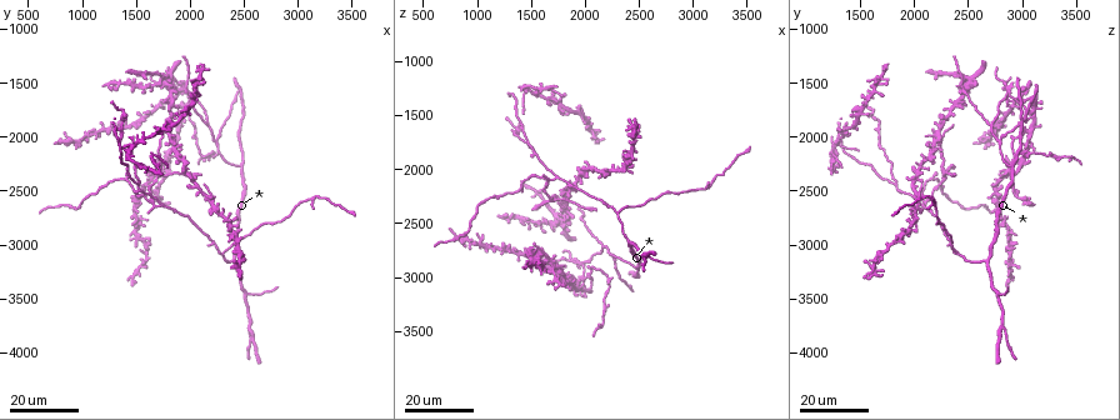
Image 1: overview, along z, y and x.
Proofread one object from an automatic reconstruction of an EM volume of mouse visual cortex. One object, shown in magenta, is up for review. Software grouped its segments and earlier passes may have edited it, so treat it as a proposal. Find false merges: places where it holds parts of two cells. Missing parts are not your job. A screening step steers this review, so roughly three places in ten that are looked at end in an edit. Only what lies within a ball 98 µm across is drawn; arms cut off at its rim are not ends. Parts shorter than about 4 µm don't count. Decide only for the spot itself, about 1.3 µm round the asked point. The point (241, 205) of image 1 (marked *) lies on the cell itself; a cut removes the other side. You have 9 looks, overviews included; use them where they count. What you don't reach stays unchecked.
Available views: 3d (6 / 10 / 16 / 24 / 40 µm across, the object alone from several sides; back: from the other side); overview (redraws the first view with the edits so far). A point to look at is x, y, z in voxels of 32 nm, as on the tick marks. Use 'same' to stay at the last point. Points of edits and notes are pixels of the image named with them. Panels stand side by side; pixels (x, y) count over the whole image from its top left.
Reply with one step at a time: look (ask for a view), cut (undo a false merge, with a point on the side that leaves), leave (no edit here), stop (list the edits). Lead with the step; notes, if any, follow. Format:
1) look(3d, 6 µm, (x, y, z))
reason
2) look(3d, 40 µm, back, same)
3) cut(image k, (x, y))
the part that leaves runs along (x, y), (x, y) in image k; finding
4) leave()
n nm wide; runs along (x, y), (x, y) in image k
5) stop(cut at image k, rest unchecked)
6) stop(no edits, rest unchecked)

look(3d, 24 µm, (2160, 1880, 2700))
a fork

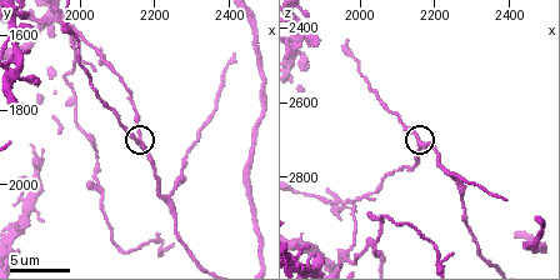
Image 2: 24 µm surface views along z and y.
look(3d, 10 µm, (2160, 1880, 2710))

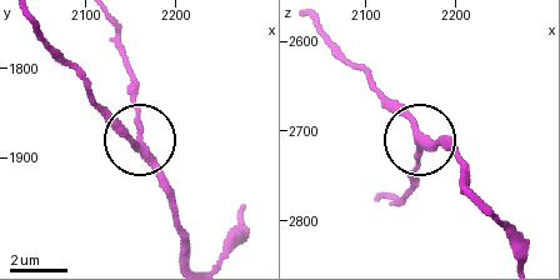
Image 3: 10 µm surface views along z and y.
leave()
3 arms; runs along (190, 256), (159, 163), (91, 100) in image 3; all the same cell

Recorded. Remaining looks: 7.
look(3d, 24 µm, (1480, 2080, 1240))
looks like a crossing

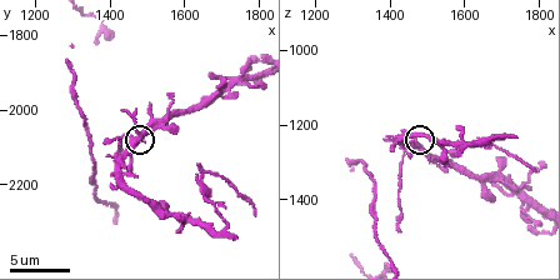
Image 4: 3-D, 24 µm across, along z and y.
look(3d, 10 µm, (1470, 2090, 1260))

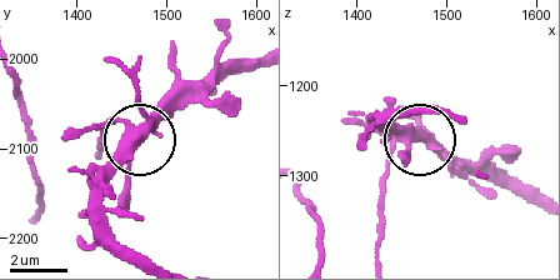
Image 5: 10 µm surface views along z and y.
cut(image 5, (384, 178))
5 arms; two cells meet here

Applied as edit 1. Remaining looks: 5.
look(overview)

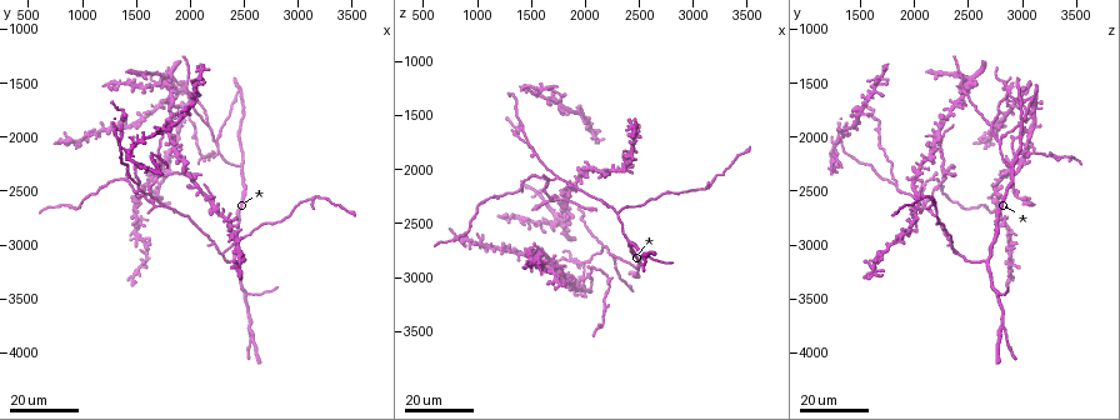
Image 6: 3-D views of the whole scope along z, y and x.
look(3d, 24 µm, (2240, 2020, 2780))
three-way junction

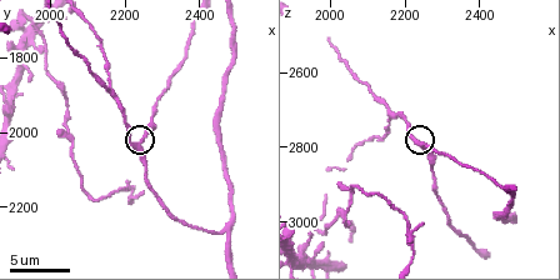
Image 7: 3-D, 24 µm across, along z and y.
look(3d, 10 µm, (2220, 2030, 2780))
zoom in

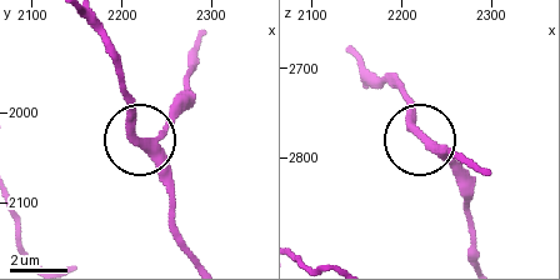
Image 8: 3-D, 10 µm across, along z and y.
leave()
290 nm wide; runs along (488, 169), (428, 145), (471, 184) in image 8; all the same cell

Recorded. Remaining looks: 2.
stop(cut at image 5, rest unchecked)

